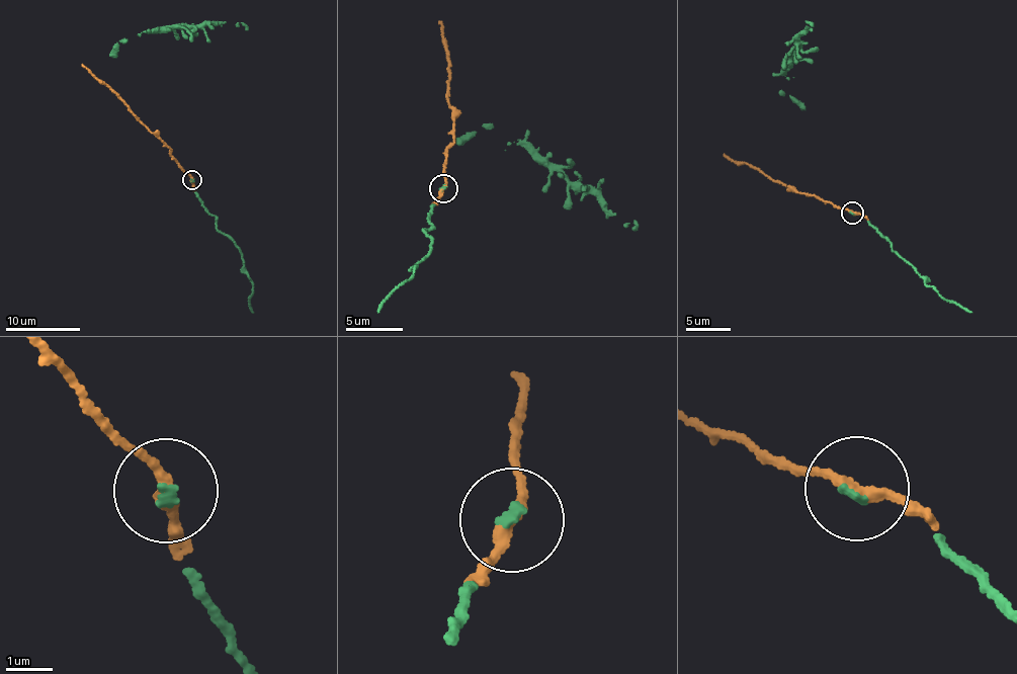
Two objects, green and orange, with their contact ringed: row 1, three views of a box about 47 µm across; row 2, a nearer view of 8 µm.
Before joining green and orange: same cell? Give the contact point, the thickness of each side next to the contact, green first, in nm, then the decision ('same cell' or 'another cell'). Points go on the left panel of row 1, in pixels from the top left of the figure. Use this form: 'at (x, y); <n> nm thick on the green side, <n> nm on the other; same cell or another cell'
at (191, 179); 130 nm thick on the green side, 240 nm on the other; same cell

